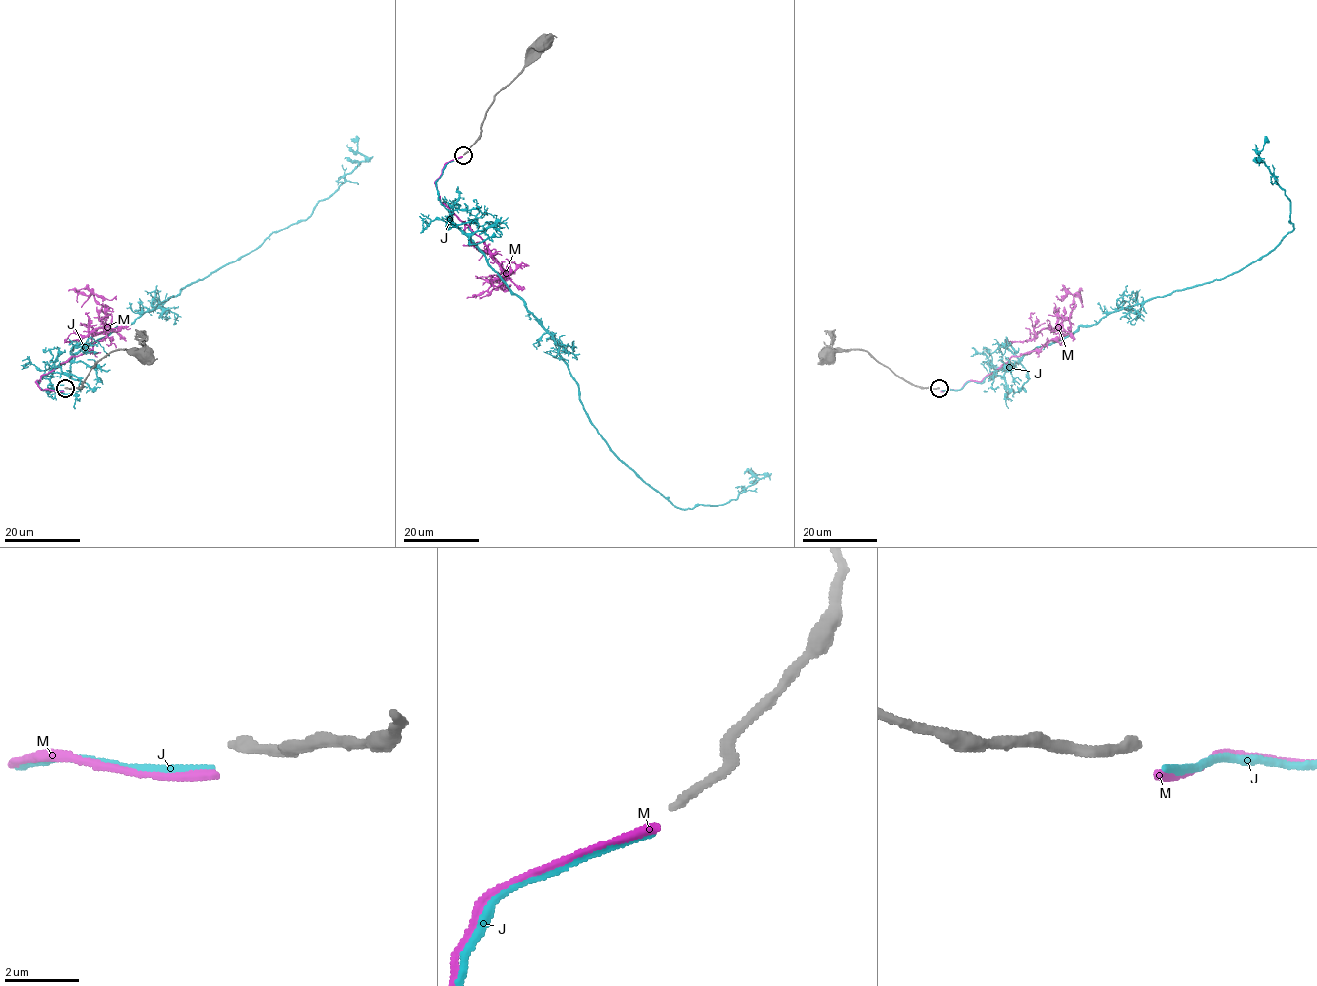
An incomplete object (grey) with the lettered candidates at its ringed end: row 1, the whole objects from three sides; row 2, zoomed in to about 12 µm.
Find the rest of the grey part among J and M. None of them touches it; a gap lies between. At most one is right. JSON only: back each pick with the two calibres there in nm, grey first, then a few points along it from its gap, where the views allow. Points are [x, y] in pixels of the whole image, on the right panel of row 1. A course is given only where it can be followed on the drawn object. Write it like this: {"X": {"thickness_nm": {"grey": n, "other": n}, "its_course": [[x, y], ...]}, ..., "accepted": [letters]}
{"accepted": []}

